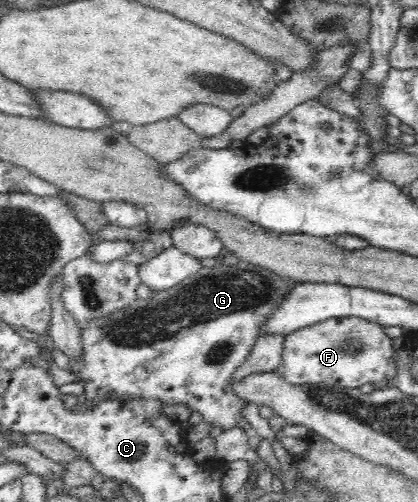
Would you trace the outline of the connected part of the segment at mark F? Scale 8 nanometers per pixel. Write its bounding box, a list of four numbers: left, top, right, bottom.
[275,316,401,390]

